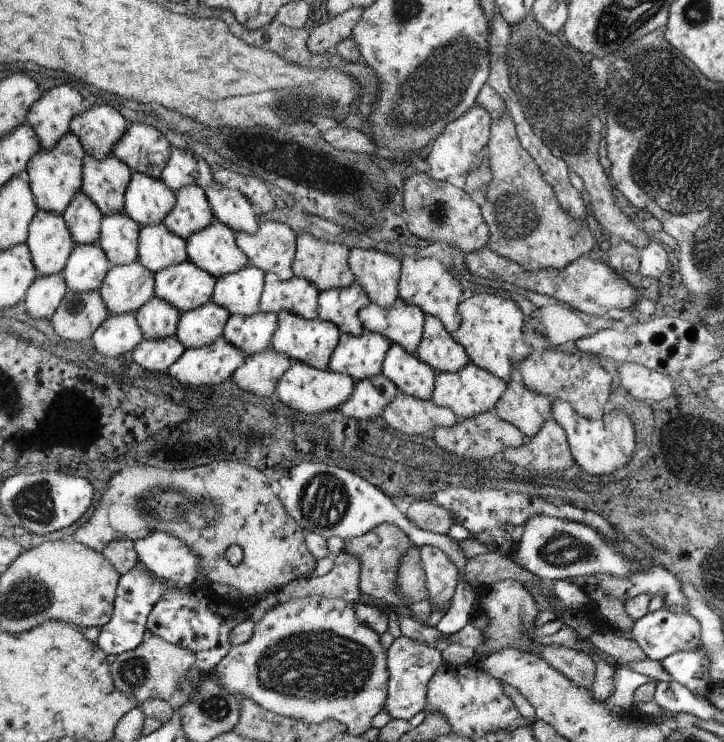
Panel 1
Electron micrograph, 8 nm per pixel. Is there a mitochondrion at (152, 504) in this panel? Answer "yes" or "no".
yes

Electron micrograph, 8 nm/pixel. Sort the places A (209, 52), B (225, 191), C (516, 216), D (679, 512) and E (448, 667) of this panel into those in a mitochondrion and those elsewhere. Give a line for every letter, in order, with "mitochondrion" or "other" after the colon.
A: other
B: other
C: mitochondrion
D: other
E: other

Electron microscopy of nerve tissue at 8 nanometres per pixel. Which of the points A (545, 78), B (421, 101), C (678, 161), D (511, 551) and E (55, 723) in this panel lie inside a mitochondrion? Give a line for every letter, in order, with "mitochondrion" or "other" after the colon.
A: mitochondrion
B: mitochondrion
C: mitochondrion
D: other
E: other

